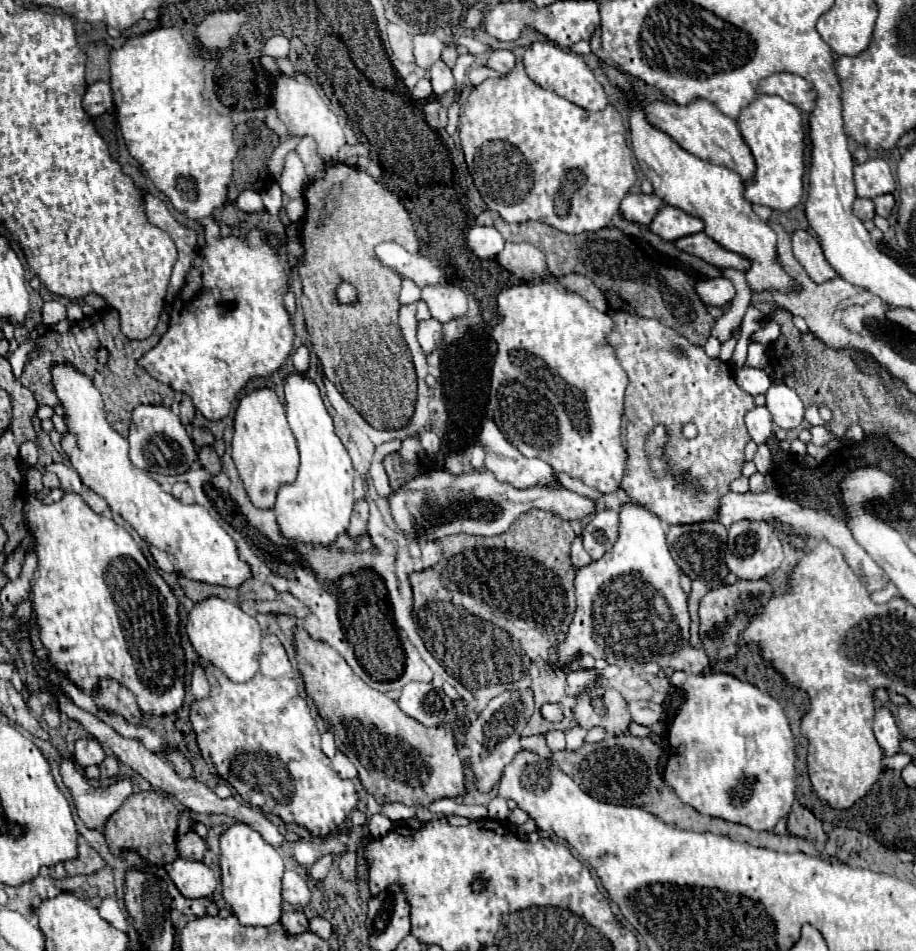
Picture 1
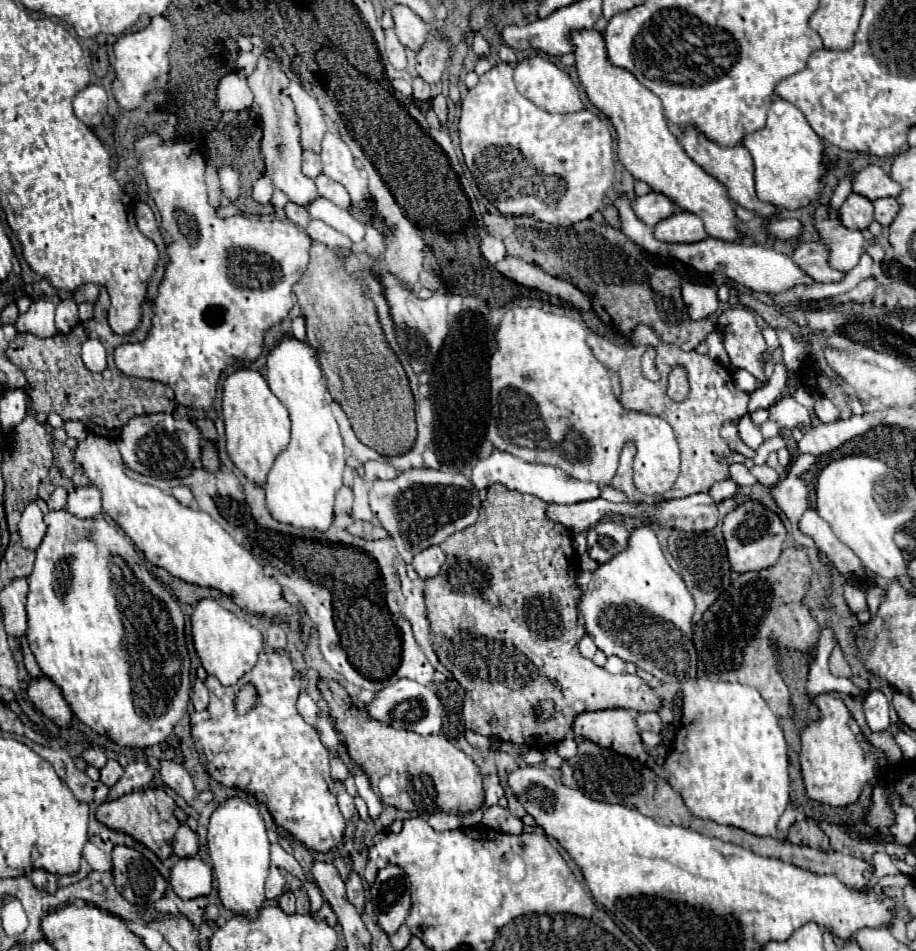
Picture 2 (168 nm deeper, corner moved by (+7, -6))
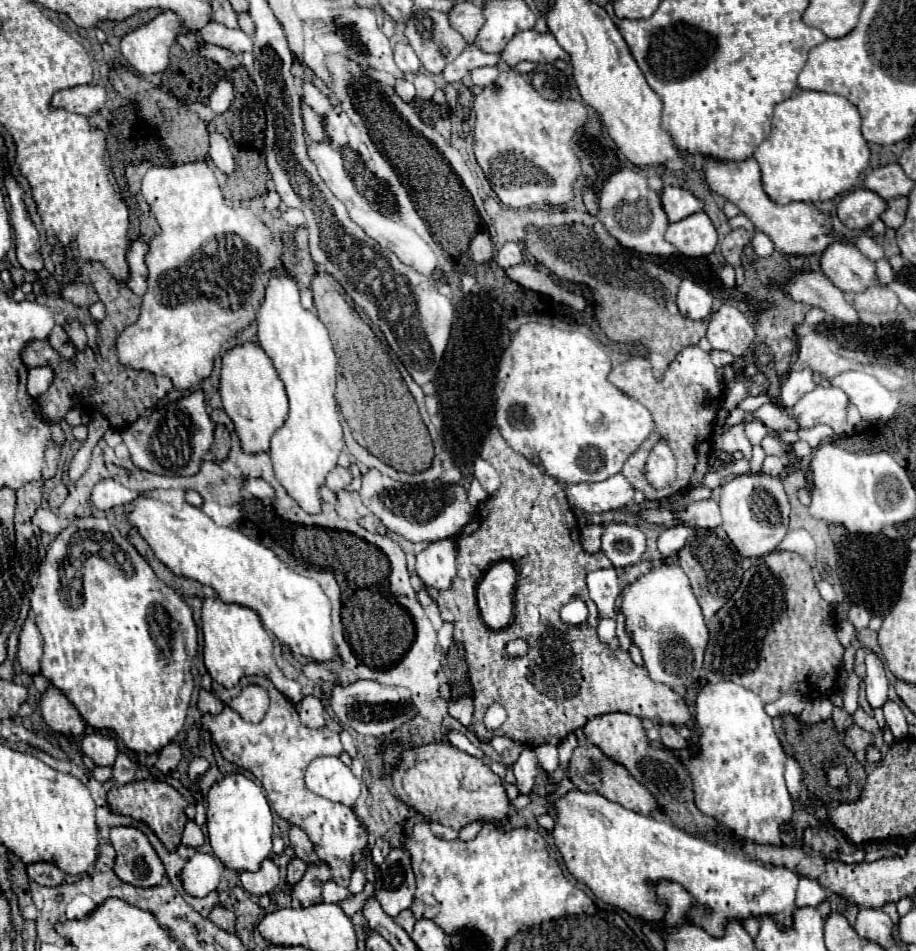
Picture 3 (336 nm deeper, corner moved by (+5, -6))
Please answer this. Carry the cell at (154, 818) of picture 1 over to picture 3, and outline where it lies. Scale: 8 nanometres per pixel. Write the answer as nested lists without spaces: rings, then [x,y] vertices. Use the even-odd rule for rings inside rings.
[[[151,778],[135,780],[135,782],[129,782],[123,786],[113,786],[109,790],[107,798],[109,798],[109,806],[113,812],[131,816],[135,820],[143,820],[159,836],[159,840],[167,846],[167,850],[171,850],[171,852],[177,850],[177,846],[181,844],[183,828],[187,824],[187,816],[185,816],[187,800],[171,784],[151,780]]]

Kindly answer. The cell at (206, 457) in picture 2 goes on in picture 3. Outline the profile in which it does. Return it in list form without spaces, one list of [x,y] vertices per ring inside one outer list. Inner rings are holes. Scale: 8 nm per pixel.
[[[217,424],[215,426],[215,442],[211,446],[211,452],[215,456],[217,462],[223,462],[229,454],[229,448],[231,448],[231,438],[229,438],[229,432],[223,424]]]

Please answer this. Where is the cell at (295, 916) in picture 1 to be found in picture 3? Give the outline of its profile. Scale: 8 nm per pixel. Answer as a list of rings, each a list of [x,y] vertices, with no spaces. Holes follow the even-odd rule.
[[[293,858],[291,862],[289,862],[289,866],[287,866],[287,882],[293,886],[293,884],[297,884],[297,880],[301,880],[301,876],[305,874],[305,868],[307,868],[307,864],[301,860],[301,858]]]

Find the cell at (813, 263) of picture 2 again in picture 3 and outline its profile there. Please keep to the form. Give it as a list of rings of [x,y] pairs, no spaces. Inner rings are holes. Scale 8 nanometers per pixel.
[[[835,242],[821,254],[821,270],[847,294],[865,292],[869,286],[877,284],[875,262],[847,242]]]

